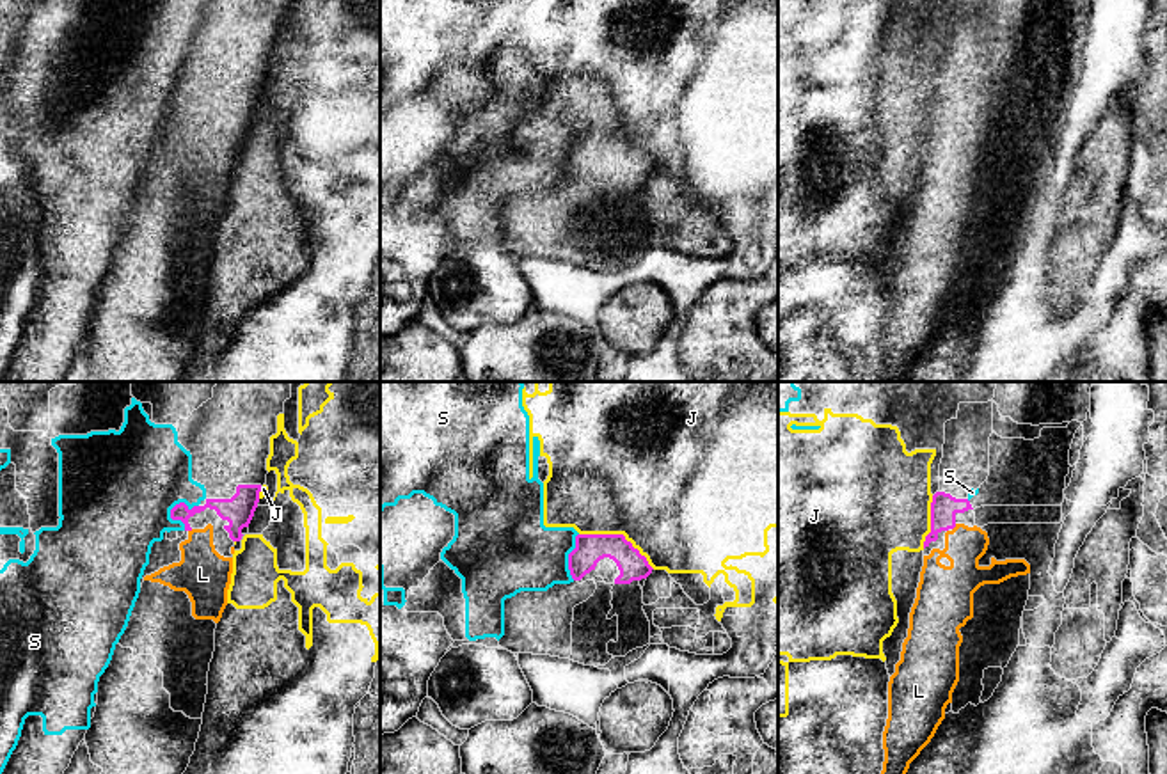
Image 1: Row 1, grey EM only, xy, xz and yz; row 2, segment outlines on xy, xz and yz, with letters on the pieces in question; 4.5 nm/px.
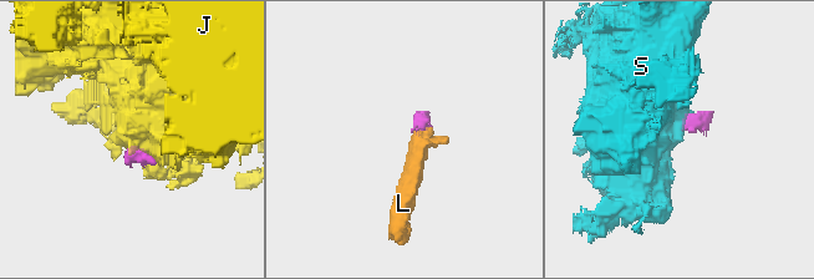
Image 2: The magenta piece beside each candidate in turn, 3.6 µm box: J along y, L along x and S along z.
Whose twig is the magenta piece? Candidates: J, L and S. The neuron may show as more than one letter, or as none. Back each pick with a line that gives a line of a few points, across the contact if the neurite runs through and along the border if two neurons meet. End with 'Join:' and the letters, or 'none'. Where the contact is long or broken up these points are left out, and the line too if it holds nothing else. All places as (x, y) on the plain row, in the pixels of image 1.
Join: L

